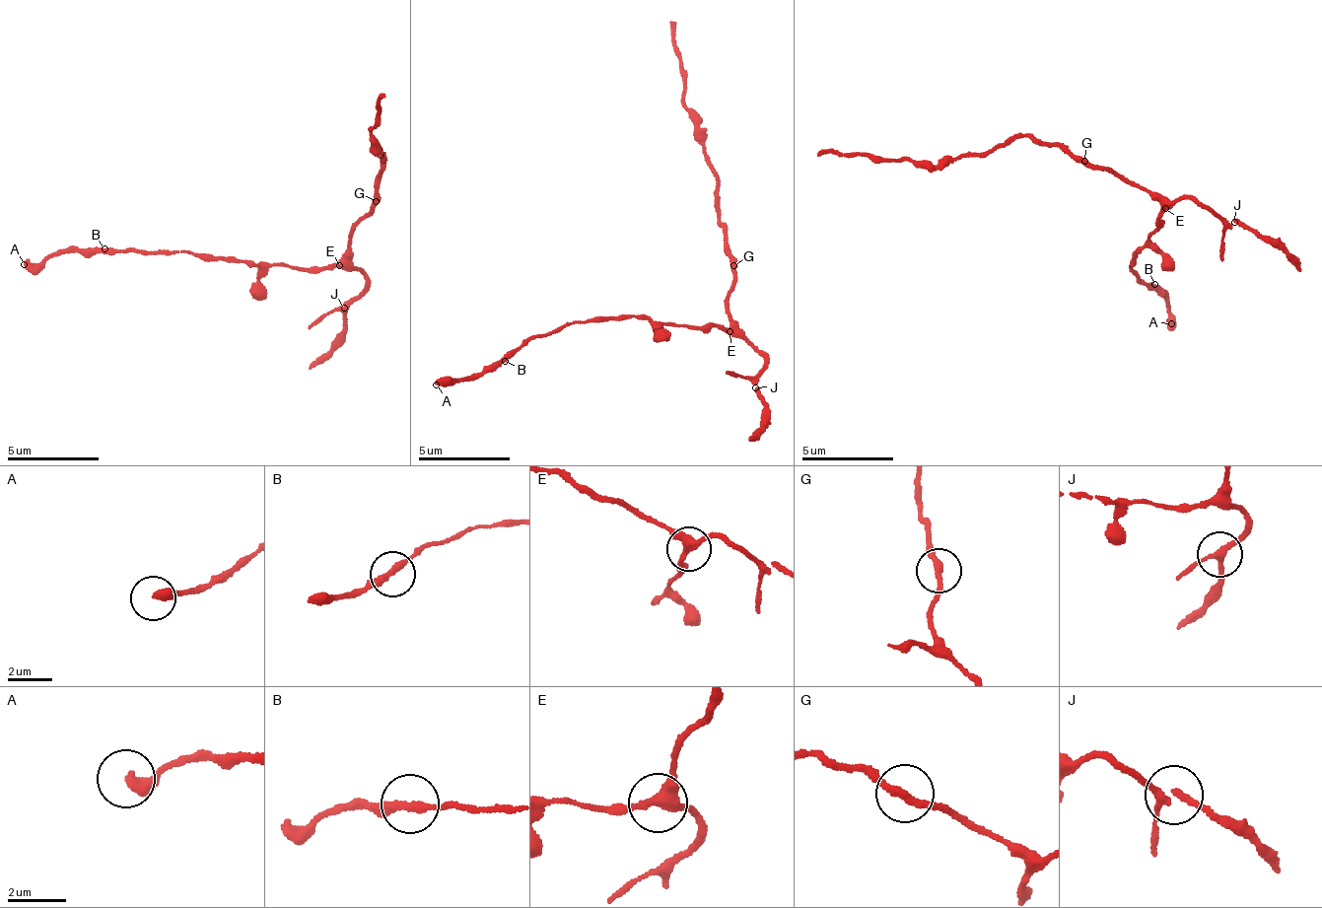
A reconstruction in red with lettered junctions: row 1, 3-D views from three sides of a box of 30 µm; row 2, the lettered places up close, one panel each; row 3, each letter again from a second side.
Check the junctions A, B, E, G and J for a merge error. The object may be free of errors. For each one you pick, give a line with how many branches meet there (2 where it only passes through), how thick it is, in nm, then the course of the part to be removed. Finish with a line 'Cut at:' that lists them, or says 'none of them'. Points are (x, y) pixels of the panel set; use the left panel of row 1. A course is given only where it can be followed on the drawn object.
Cut at: none of them

